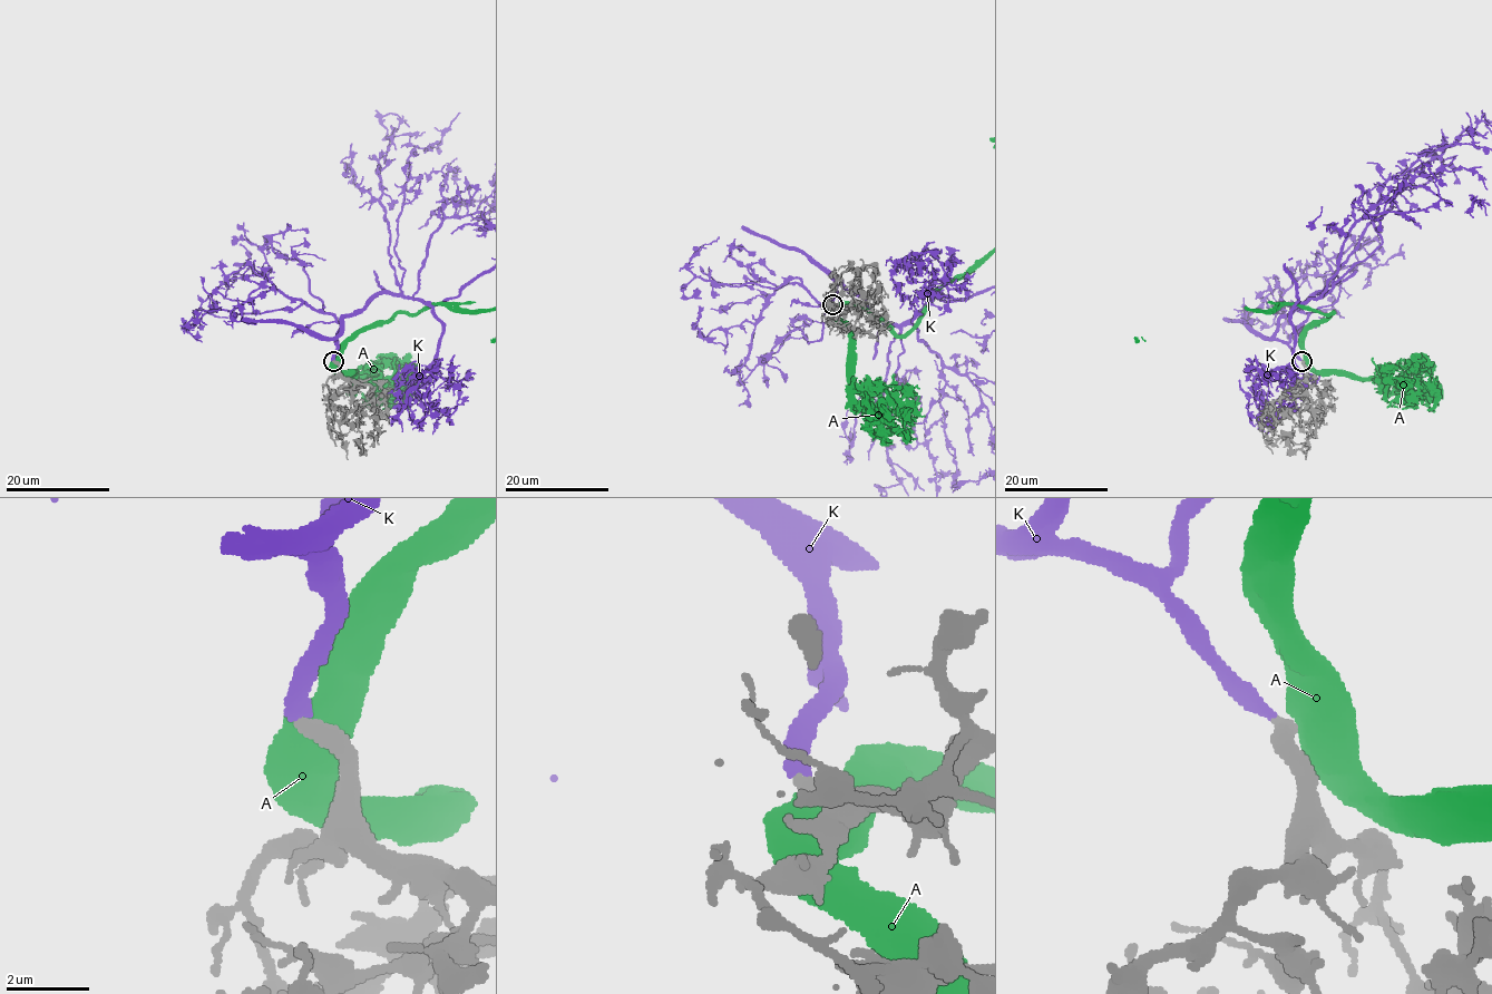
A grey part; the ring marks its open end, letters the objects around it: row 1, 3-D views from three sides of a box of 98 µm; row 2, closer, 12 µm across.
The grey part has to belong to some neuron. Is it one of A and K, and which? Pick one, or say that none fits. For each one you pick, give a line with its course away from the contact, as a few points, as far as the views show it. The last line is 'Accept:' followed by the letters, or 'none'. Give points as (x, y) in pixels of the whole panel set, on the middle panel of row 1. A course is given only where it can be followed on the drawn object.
K: Its course: (832, 304), (837, 278), (899, 330), (896, 383), (934, 468)
Accept: K

